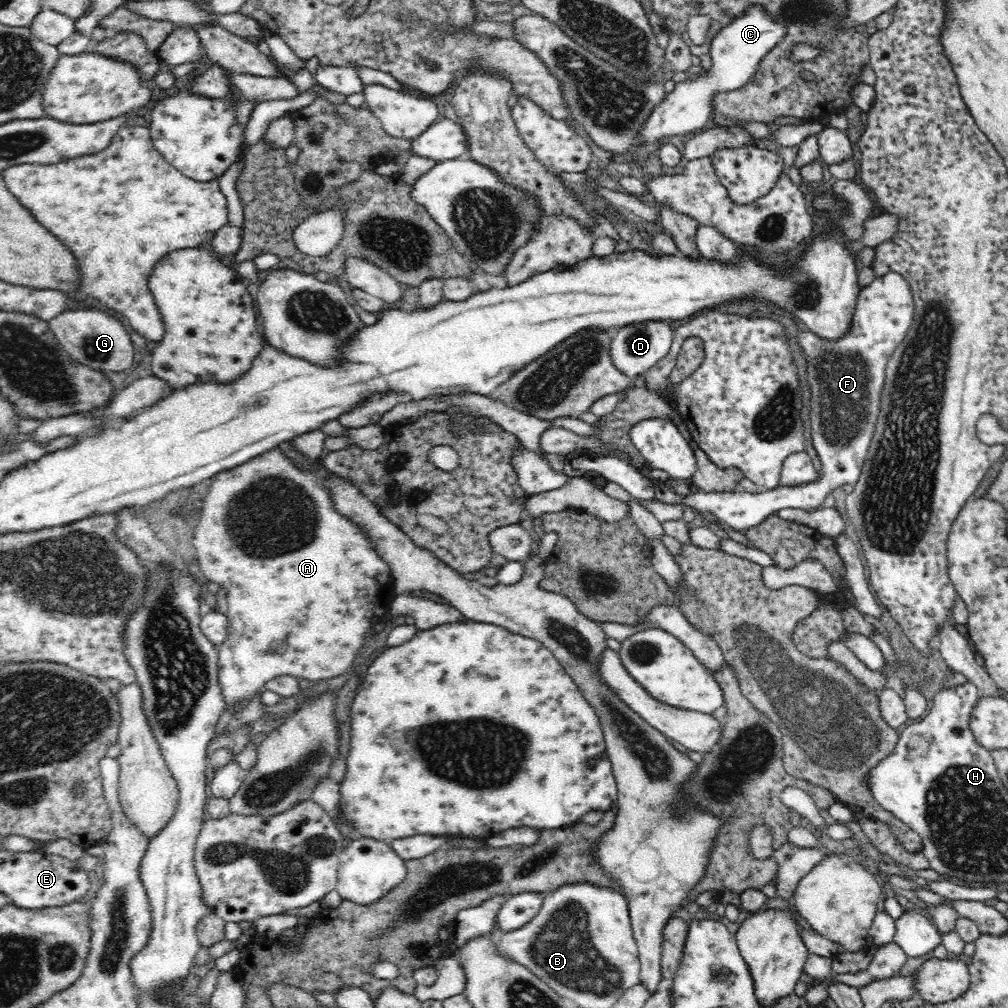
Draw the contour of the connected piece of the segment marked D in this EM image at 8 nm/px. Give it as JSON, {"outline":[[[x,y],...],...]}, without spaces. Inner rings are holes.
{"outline":[[[644,320],[644,322],[632,322],[626,326],[612,328],[610,352],[613,364],[629,376],[634,383],[642,372],[646,372],[671,351],[673,332],[670,322],[665,320]]]}

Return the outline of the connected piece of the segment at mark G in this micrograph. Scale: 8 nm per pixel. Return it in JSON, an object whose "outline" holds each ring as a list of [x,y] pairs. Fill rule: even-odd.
{"outline":[[[71,310],[49,320],[49,327],[60,341],[60,345],[80,364],[85,364],[94,370],[122,373],[132,366],[133,341],[122,321],[111,315],[97,310]]]}

